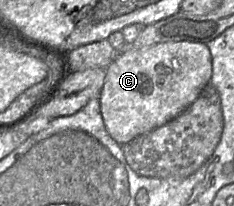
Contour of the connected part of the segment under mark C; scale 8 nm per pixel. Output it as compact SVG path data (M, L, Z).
M173 41L118 52L106 68L99 101L106 130L120 145L173 120L211 79L212 57L205 43Z

